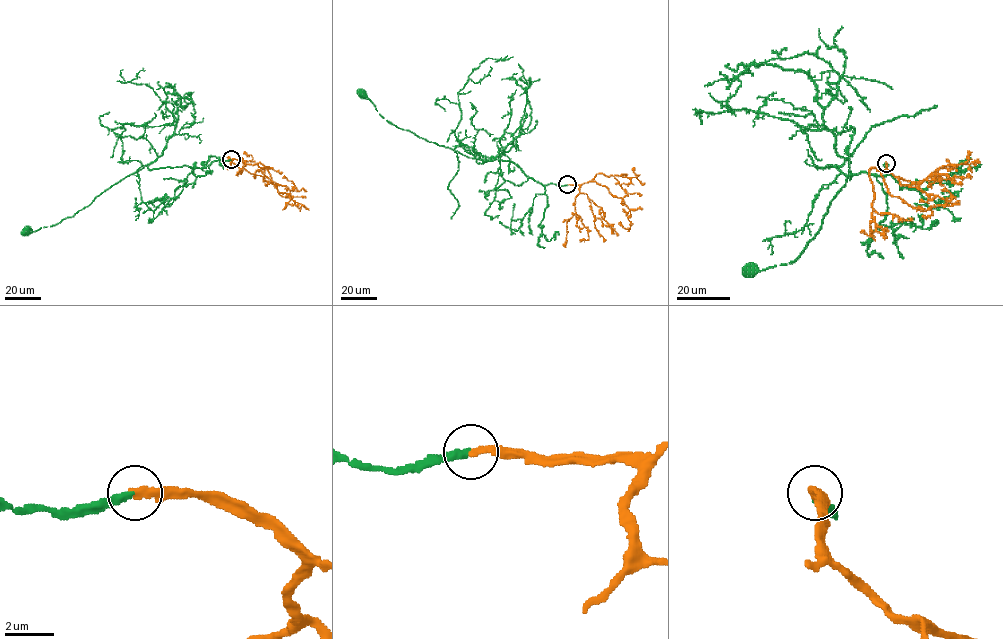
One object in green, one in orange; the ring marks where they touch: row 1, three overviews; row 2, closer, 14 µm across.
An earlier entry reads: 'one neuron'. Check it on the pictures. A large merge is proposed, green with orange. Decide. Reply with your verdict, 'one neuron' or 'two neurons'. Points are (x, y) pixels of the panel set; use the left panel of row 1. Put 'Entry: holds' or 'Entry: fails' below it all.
one neuron
Entry: holds

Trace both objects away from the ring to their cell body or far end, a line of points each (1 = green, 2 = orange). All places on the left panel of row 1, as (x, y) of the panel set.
1: (231, 159), (213, 161), (205, 167), (150, 170), (145, 166), (72, 216), (26, 231)
2: (231, 159), (256, 164), (272, 181), (294, 190), (294, 184), (284, 177)

